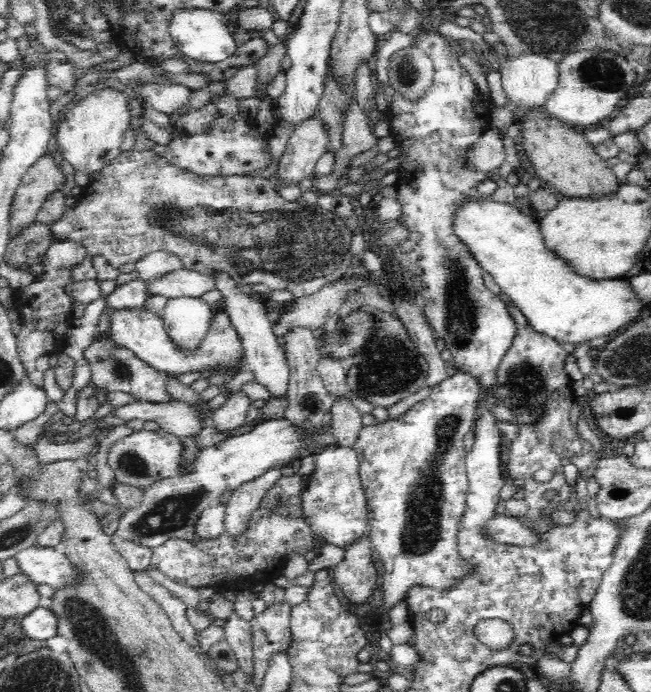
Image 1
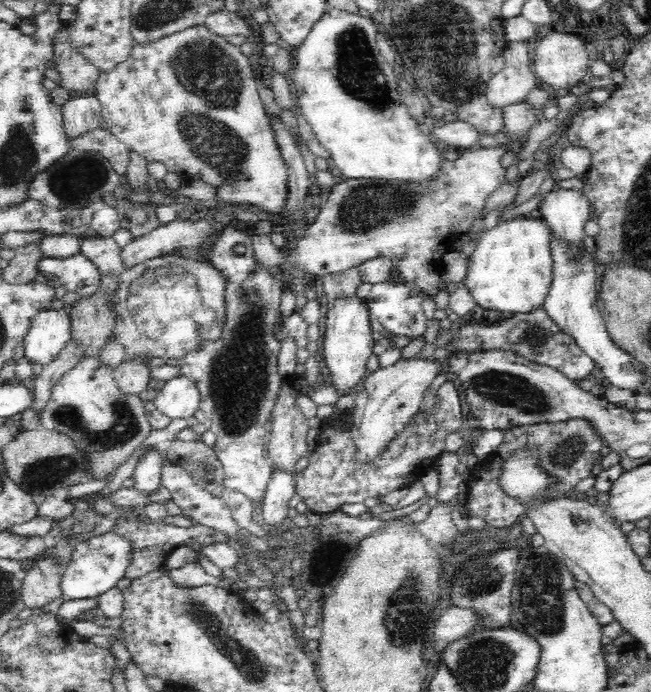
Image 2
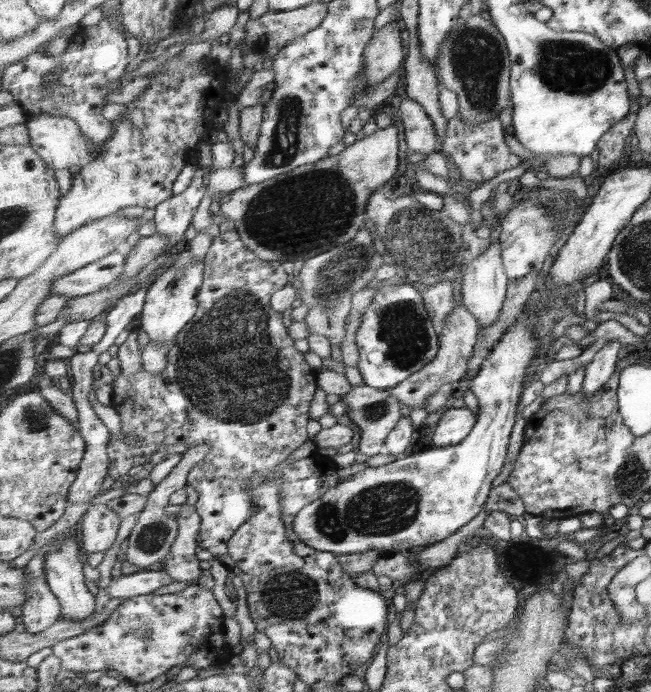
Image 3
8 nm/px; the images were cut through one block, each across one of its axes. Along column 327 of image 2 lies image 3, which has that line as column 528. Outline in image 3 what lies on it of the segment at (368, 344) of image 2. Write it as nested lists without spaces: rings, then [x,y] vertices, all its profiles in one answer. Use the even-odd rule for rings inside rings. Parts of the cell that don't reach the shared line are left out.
[[[529,313],[527,317],[511,326],[505,336],[501,336],[497,346],[493,346],[493,352],[489,352],[485,362],[482,362],[479,374],[472,380],[469,389],[478,399],[478,421],[461,444],[445,448],[434,445],[417,446],[395,461],[351,474],[299,512],[294,521],[295,533],[299,539],[315,551],[330,551],[335,555],[359,554],[370,550],[384,553],[400,550],[414,552],[446,540],[477,518],[483,512],[485,502],[489,500],[493,480],[503,472],[503,464],[509,452],[509,438],[518,417],[517,408],[524,389],[525,372],[539,348],[540,339],[533,336],[533,318]]]

